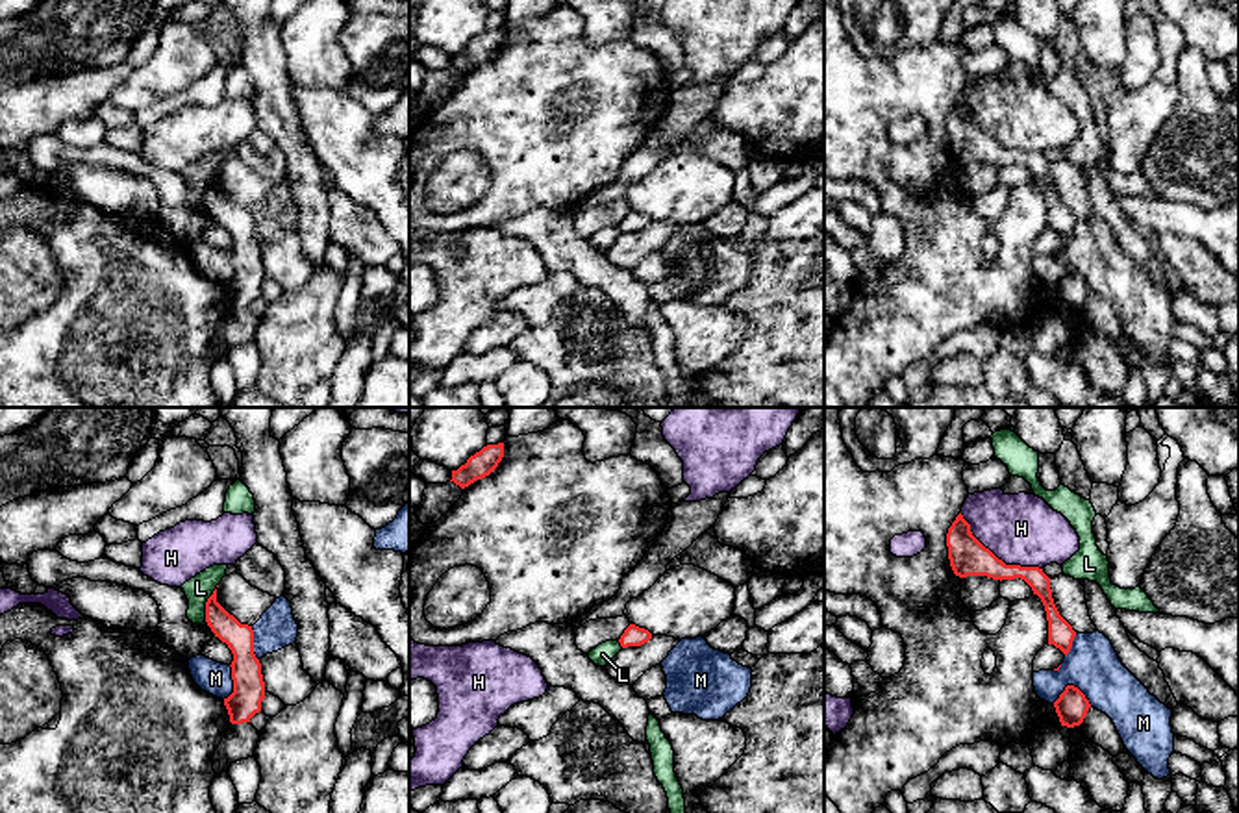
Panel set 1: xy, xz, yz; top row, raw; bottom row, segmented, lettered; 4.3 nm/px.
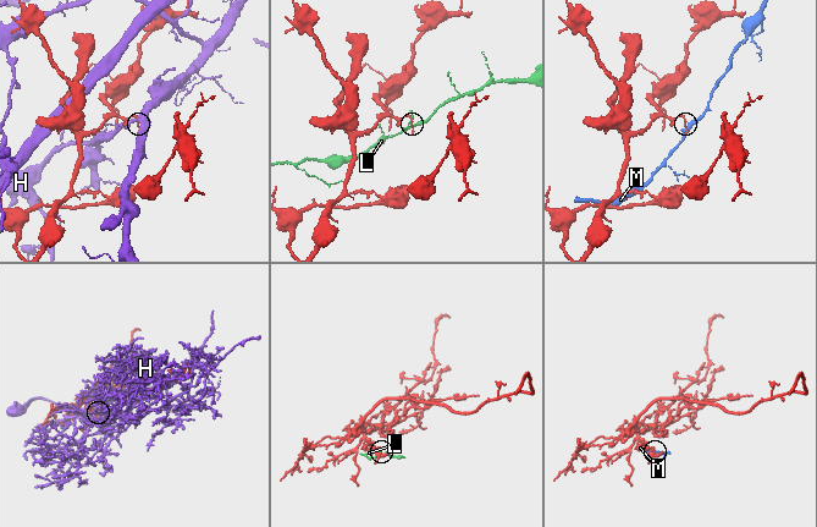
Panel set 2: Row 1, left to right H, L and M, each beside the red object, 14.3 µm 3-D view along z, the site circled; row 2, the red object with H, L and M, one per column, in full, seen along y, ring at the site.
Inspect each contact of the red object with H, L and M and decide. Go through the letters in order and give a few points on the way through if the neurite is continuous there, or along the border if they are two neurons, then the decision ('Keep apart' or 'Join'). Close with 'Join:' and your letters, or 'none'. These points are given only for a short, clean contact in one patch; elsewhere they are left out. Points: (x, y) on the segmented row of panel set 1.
H: Keep apart
L: Boundary: xy (217, 584), (206, 602), (204, 621). Keep apart
M: Keep apart
Join: none

